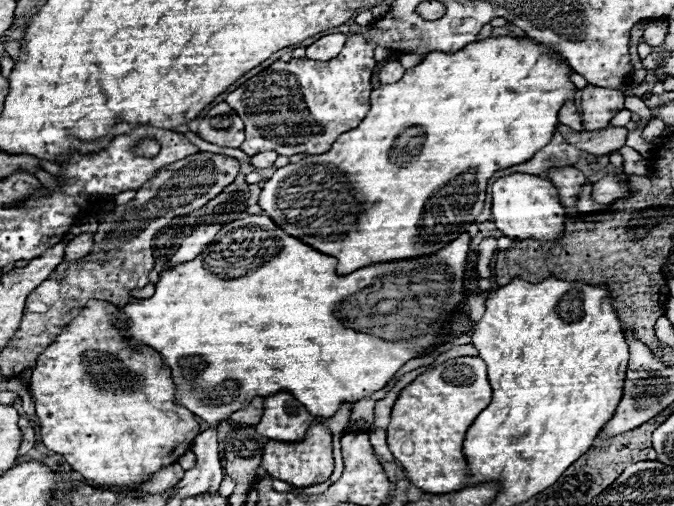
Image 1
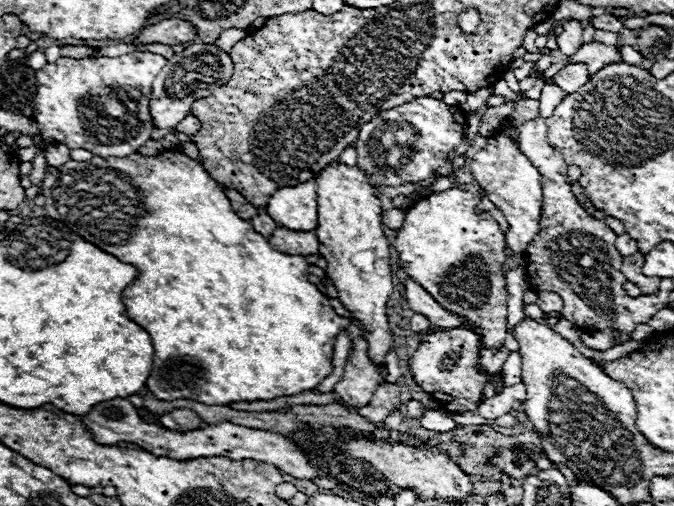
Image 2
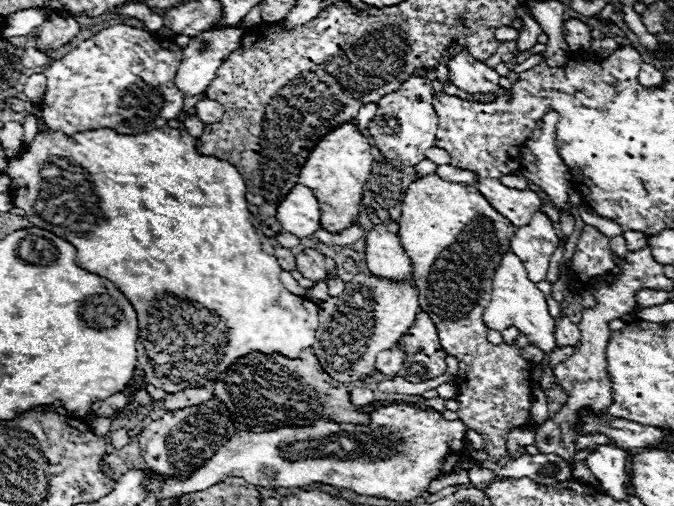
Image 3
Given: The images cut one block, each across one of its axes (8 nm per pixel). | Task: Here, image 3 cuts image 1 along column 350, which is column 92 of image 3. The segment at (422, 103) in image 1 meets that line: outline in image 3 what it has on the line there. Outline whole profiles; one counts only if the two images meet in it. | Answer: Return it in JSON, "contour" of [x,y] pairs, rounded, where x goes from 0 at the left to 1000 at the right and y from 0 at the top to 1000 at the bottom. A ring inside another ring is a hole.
{"contour":[[[145,253],[145,257],[125,257],[113,261],[113,269],[95,269],[83,257],[59,257],[47,285],[30,304],[15,312],[12,336],[6,336],[9,348],[15,348],[15,368],[24,368],[18,379],[18,399],[24,411],[33,411],[39,419],[39,431],[71,458],[80,458],[83,466],[101,474],[113,490],[113,522],[125,534],[134,534],[151,549],[160,549],[175,565],[175,573],[196,597],[202,621],[205,621],[205,680],[211,680],[214,700],[205,700],[205,715],[217,735],[217,755],[226,755],[231,767],[246,771],[249,779],[258,779],[270,767],[285,767],[285,763],[303,763],[309,751],[318,755],[335,727],[356,704],[365,704],[371,696],[418,696],[427,708],[442,708],[442,700],[451,688],[463,688],[469,676],[469,652],[475,644],[472,636],[472,605],[454,589],[445,589],[433,577],[427,577],[418,557],[415,557],[415,526],[407,506],[407,486],[398,466],[392,466],[371,431],[377,431],[365,407],[365,364],[356,348],[356,340],[332,316],[315,312],[315,308],[300,308],[291,296],[291,273],[285,273],[276,253],[249,253],[243,257],[226,257],[214,265],[175,265],[163,253]],[[71,316],[83,320],[83,336],[89,336],[89,348],[95,344],[95,360],[68,360],[65,340]]]}

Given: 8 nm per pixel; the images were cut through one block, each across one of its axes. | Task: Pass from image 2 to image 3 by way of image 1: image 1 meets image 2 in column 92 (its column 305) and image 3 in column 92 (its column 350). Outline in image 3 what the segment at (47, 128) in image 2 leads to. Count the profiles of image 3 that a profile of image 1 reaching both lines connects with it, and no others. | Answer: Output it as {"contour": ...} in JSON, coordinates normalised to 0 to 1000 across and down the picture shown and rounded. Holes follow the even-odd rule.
{"contour":[[[172,47],[119,83],[92,119],[74,126],[59,233],[71,253],[113,265],[139,253],[166,253],[178,265],[208,265],[240,253],[267,229],[273,182],[258,166],[270,99],[252,79],[234,79],[208,55]]]}

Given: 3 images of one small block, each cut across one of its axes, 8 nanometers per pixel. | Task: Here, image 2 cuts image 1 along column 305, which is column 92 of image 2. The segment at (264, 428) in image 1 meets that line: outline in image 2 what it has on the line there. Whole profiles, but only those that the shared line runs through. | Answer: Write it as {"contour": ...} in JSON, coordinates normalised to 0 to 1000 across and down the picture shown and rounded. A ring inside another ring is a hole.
{"contour":[[[169,787],[160,794],[145,794],[136,802],[136,810],[125,822],[119,822],[119,834],[136,854],[139,870],[148,877],[175,877],[175,874],[196,874],[205,877],[208,885],[231,897],[231,901],[246,901],[258,909],[282,909],[282,905],[309,905],[309,901],[335,901],[344,909],[386,909],[407,917],[418,933],[442,945],[442,949],[466,949],[472,945],[469,925],[457,913],[457,901],[427,866],[398,854],[398,850],[374,850],[365,842],[350,842],[344,834],[326,834],[326,838],[312,838],[297,850],[282,850],[282,854],[261,854],[249,850],[243,842],[231,838],[217,838],[202,806],[187,791],[187,787]]]}

